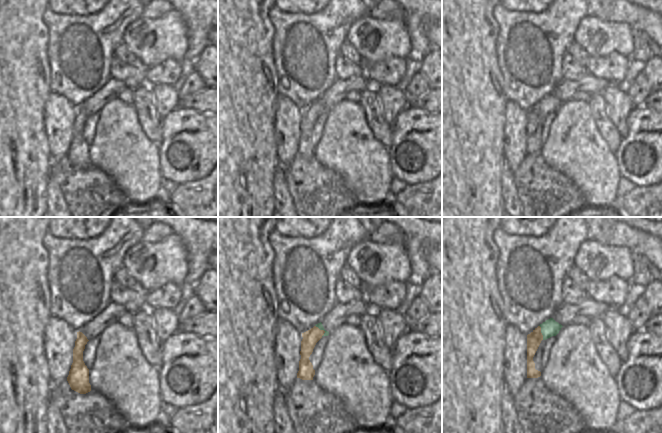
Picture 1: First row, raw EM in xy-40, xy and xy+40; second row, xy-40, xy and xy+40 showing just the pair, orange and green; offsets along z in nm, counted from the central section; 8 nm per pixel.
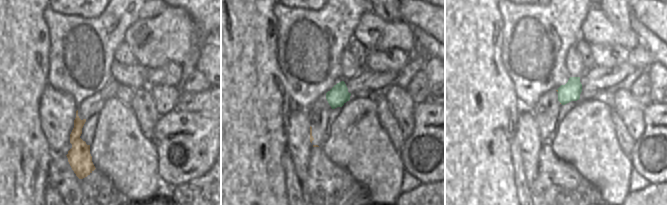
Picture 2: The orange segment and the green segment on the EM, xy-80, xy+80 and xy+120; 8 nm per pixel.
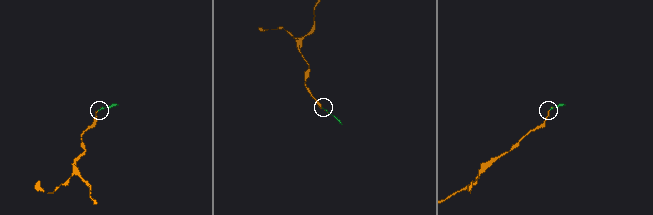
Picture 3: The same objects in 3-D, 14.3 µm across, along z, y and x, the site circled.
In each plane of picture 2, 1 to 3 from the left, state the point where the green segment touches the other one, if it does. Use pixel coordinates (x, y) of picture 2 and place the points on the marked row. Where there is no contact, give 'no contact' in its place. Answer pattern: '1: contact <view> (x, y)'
1: no contact
2: no contact
3: no contact

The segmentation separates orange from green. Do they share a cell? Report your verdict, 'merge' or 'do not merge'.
do not merge

